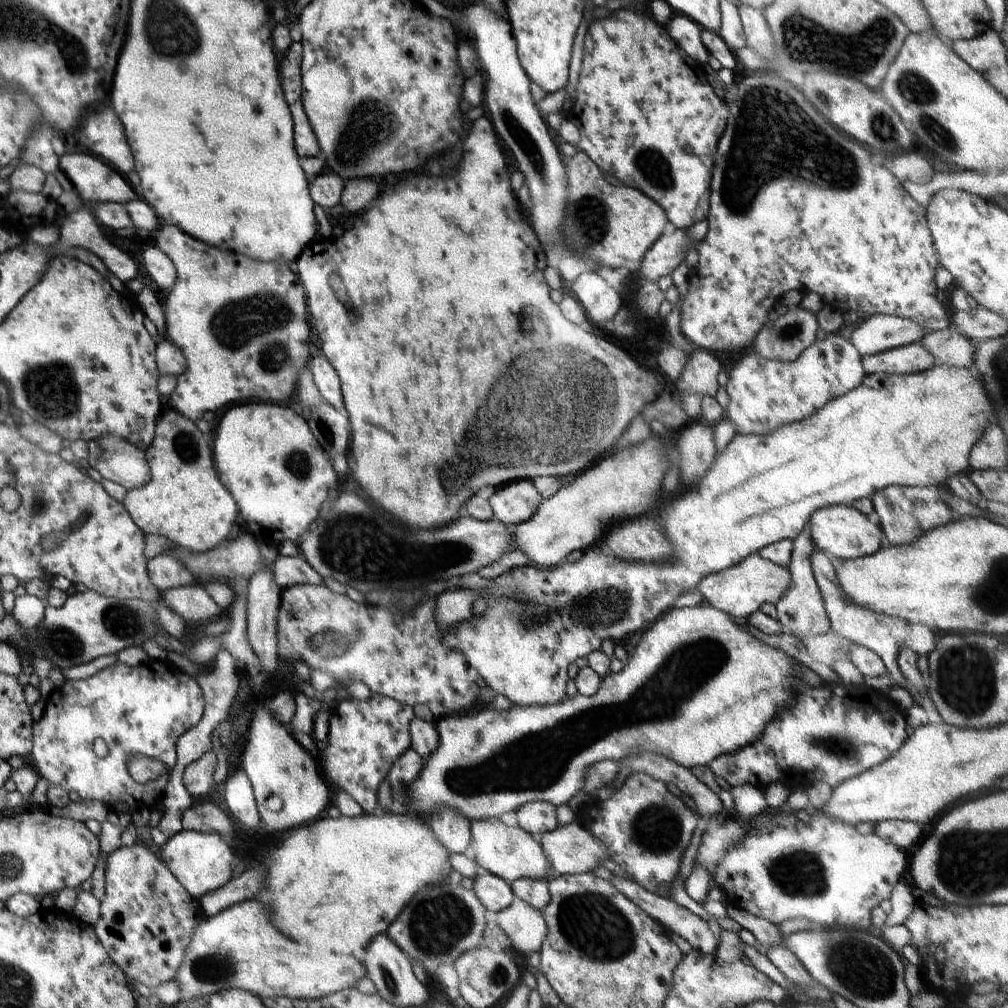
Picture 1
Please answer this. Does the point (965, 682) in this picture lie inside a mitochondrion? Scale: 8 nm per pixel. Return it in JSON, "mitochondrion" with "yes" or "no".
{"mitochondrion":"yes"}

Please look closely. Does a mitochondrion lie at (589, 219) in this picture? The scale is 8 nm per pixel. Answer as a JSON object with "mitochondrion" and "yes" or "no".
{"mitochondrion":"yes"}

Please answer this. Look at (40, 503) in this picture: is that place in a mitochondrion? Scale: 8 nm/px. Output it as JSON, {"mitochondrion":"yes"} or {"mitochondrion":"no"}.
{"mitochondrion":"yes"}

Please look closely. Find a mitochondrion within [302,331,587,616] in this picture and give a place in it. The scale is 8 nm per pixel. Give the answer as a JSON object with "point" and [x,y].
{"point":[347,558]}

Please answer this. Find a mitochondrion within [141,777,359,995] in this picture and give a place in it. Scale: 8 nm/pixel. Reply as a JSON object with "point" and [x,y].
{"point":[219,967]}

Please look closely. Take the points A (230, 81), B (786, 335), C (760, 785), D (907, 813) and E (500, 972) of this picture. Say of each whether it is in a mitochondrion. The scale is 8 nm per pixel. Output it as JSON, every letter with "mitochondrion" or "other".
{"A":"other","B":"mitochondrion","C":"other","D":"other","E":"mitochondrion"}

